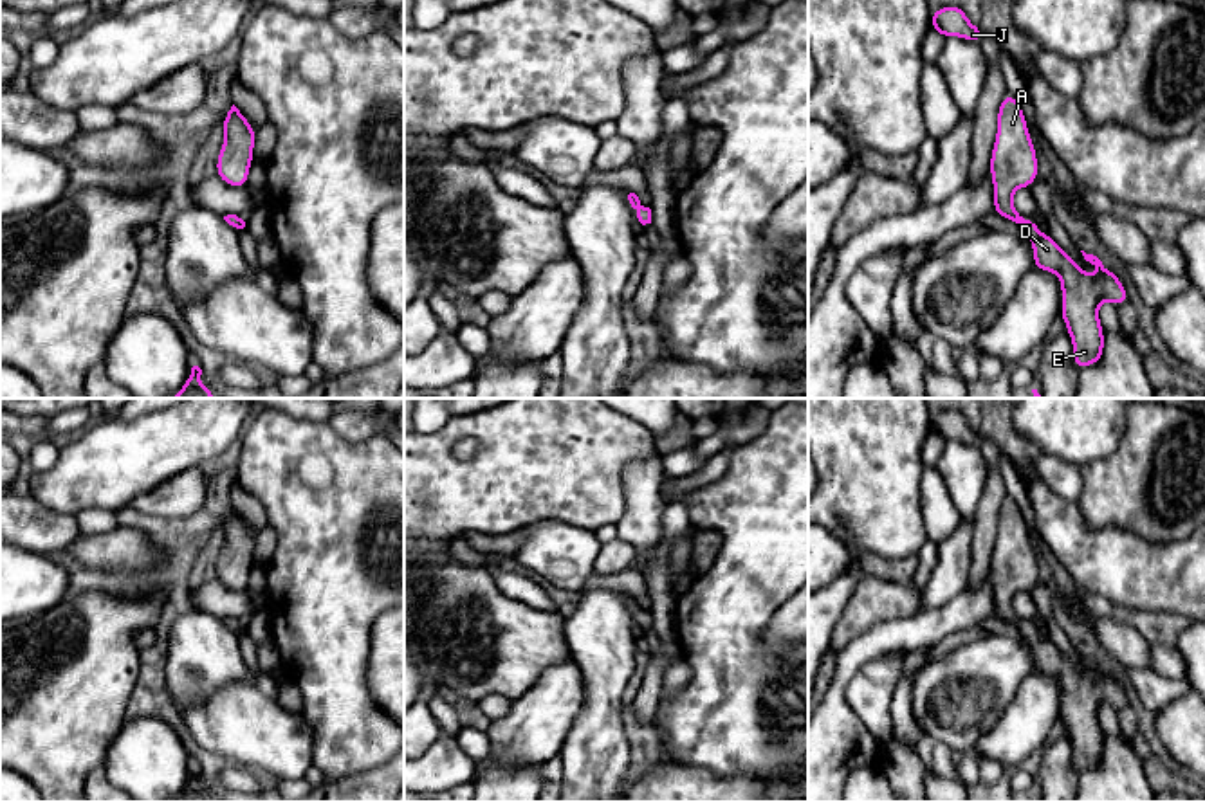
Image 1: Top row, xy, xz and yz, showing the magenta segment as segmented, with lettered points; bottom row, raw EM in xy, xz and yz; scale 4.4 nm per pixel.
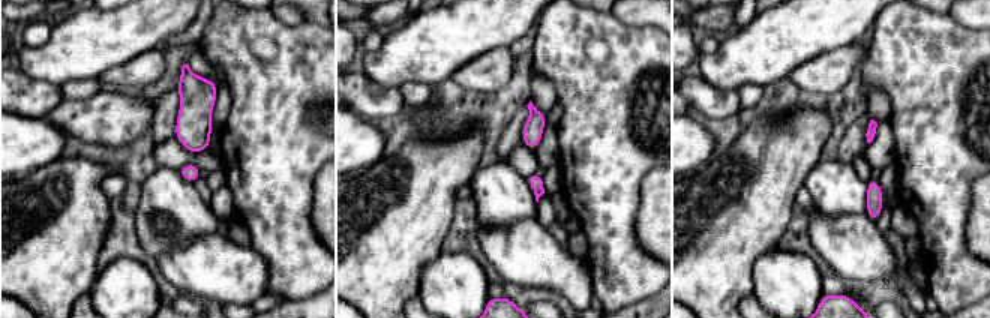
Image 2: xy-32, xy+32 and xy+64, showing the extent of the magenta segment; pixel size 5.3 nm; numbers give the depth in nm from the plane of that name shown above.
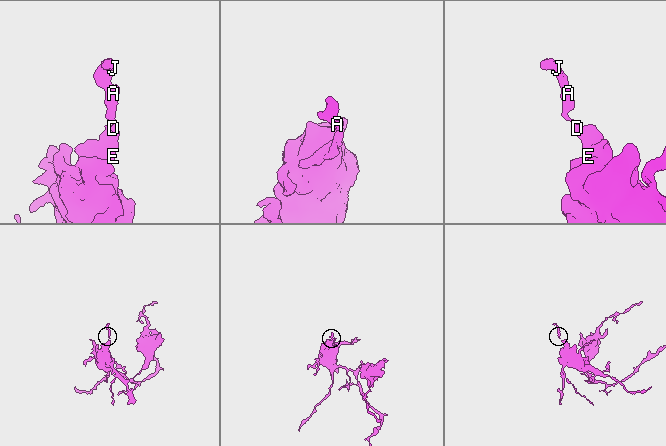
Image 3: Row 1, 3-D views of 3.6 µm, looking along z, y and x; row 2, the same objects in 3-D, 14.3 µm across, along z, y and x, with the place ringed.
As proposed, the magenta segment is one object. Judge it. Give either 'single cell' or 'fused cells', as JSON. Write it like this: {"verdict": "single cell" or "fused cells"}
{"verdict": "single cell"}

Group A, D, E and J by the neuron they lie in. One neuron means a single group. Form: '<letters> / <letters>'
A D E J

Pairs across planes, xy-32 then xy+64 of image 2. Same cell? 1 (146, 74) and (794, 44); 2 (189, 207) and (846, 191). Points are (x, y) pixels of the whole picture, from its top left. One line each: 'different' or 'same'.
1: different
2: same

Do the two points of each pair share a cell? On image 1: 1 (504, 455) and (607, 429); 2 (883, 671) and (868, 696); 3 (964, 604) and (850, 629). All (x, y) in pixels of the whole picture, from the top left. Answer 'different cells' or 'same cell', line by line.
1: same cell
2: same cell
3: different cells

